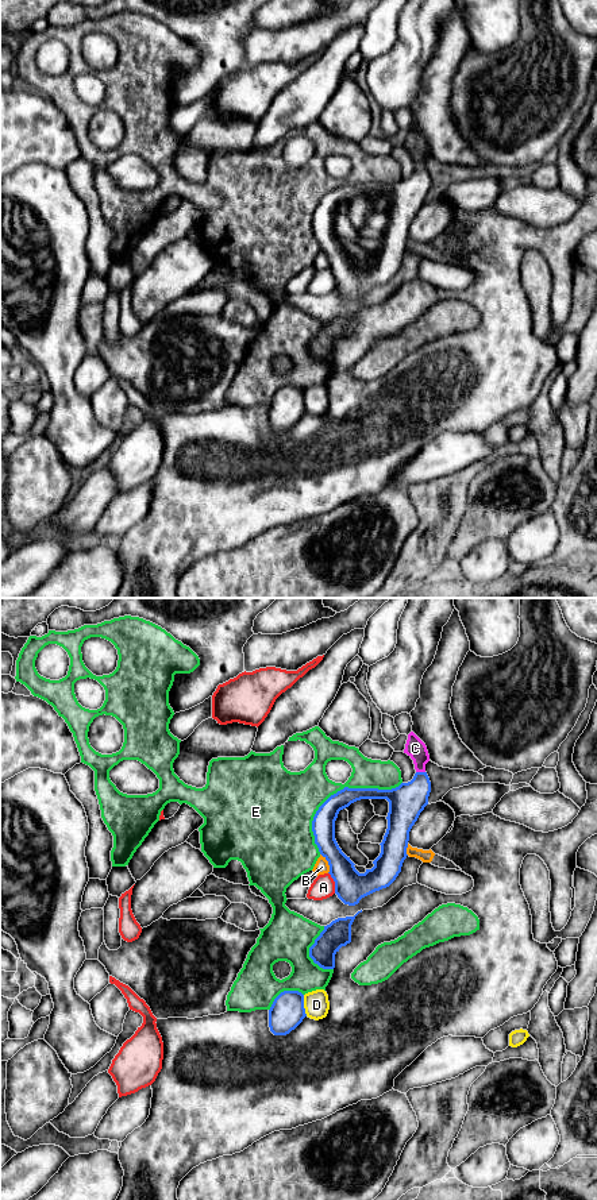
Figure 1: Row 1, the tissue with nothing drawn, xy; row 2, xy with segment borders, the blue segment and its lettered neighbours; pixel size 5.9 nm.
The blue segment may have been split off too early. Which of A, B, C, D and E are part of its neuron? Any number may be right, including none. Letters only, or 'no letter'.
C

